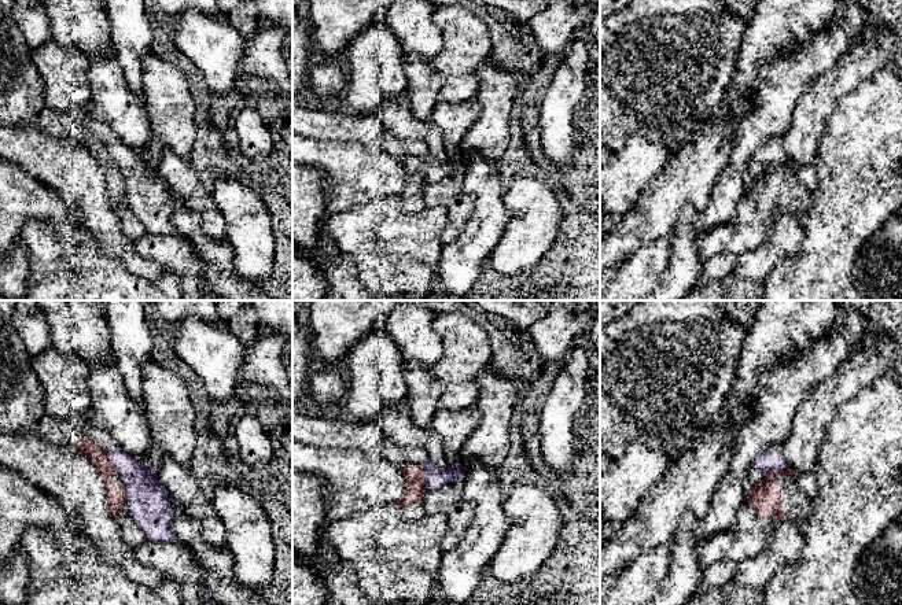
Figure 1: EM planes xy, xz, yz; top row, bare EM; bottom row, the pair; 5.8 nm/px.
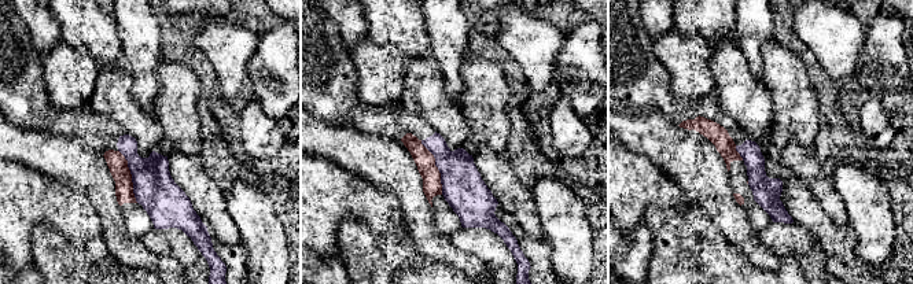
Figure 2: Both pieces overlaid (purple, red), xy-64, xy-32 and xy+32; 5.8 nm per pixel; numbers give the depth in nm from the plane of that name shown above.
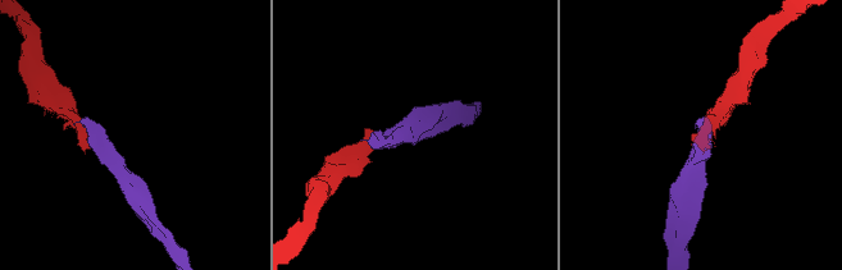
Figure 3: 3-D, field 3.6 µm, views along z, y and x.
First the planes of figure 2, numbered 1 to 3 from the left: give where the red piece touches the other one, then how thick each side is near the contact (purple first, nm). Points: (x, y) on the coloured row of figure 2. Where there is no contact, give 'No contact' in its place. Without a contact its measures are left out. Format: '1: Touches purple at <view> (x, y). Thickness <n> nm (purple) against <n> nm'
1: Touches purple at xy-64 (132, 176). Thickness 240 nm (purple) against 120 nm
2: Touches purple at xy-32 (437, 166). Thickness 240 nm (purple) against 120 nm
3: Touches purple at xy+32 (737, 151). Thickness 130 nm (purple) against 110 nm

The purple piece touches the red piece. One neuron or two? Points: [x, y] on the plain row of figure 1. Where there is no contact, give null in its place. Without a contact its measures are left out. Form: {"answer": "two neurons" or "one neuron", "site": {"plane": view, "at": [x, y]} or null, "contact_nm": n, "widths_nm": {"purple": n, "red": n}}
{"answer": "two neurons", "site": {"plane": "yz", "at": [776, 163]}, "contact_nm": 150, "widths_nm": {"purple": 130, "red": 170}}

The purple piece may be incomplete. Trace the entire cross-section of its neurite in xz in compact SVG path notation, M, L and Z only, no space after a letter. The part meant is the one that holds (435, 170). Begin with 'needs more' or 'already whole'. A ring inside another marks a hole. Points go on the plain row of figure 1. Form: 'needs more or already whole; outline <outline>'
needs more; outline M292 104L292 132L319 140L360 141L380 148L398 159L421 158L426 165L426 182L438 182L453 173L461 171L464 167L460 155L441 162L424 143L393 137L383 121L376 115L347 117L327 111L324 107L312 110Z

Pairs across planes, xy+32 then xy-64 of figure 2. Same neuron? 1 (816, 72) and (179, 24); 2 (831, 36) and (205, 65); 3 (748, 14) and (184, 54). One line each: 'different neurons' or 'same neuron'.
1: same neuron
2: different neurons
3: different neurons

